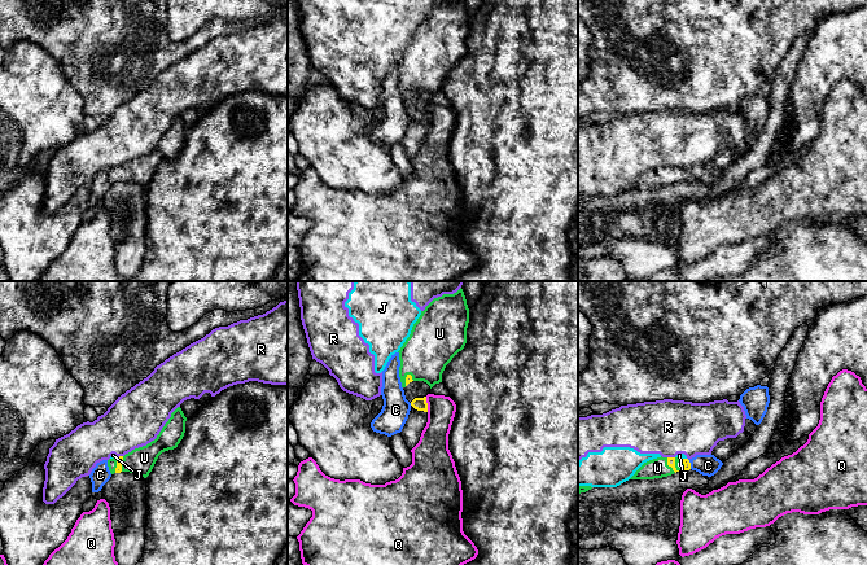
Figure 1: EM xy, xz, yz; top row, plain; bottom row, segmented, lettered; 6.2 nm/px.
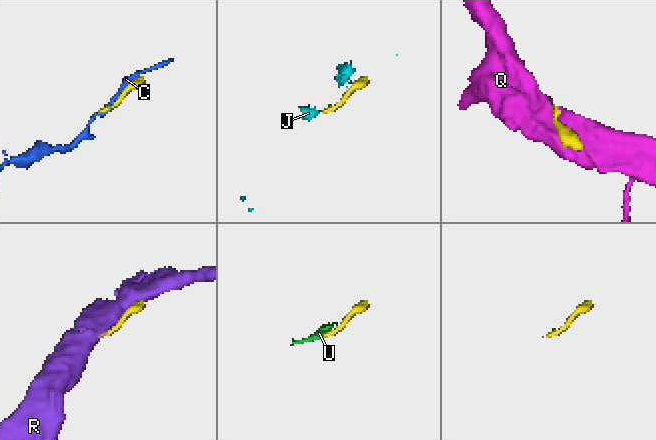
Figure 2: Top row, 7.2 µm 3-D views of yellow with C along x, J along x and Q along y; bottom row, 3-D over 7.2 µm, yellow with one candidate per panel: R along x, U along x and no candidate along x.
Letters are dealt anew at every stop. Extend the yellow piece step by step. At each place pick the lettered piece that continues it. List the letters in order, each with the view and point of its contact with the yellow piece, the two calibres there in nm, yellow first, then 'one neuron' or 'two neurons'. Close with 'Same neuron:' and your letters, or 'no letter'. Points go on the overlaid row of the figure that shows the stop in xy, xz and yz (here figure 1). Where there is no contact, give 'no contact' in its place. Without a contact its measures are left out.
C: meets yellow in yz at (690, 464); 50 nm thick on the yellow side, 130 nm on the other; two neurons
J: meets yellow in yz at (683, 459); 50 nm thick on the yellow side, 30 nm on the other; two neurons
Q: meets yellow in xz at (427, 404); 80 nm thick on the yellow side, 180 nm on the other; two neurons
R: meets yellow in yz at (671, 458); 50 nm thick on the yellow side, 340 nm on the other; two neurons
U: meets yellow in yz at (673, 468); 50 nm thick on the yellow side, 50 nm on the other; one neuron
Same neuron: U

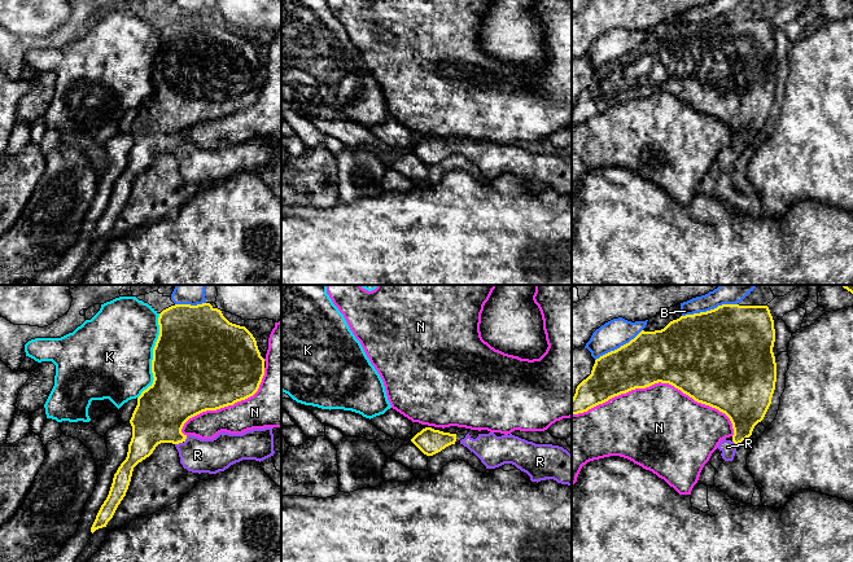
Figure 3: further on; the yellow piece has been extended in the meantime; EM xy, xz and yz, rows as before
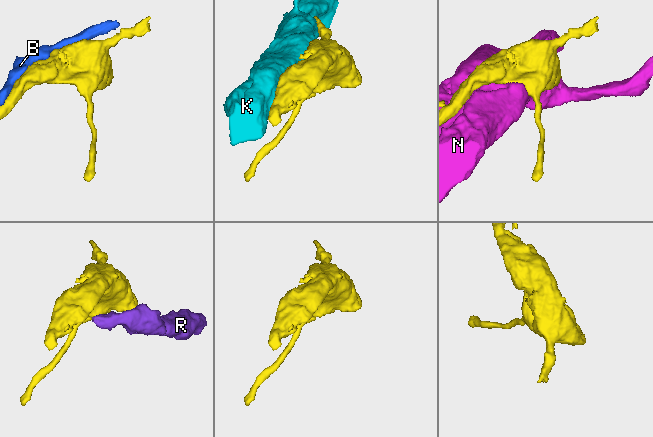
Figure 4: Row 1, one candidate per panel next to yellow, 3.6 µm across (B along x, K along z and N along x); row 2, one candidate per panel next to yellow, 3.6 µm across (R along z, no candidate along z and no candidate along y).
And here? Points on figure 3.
B: meets yellow in yz at (711, 310); 500 nm thick on the yellow side, 190 nm on the other; two neurons
K: meets yellow in xy at (153, 356); 500 nm thick on the yellow side, 480 nm on the other; two neurons
N: meets yellow in yz at (659, 381); 440 nm thick on the yellow side, 460 nm on the other; two neurons
R: meets yellow in xy at (178, 443); 320 nm thick on the yellow side, 220 nm on the other; one neuron
Same neuron: R

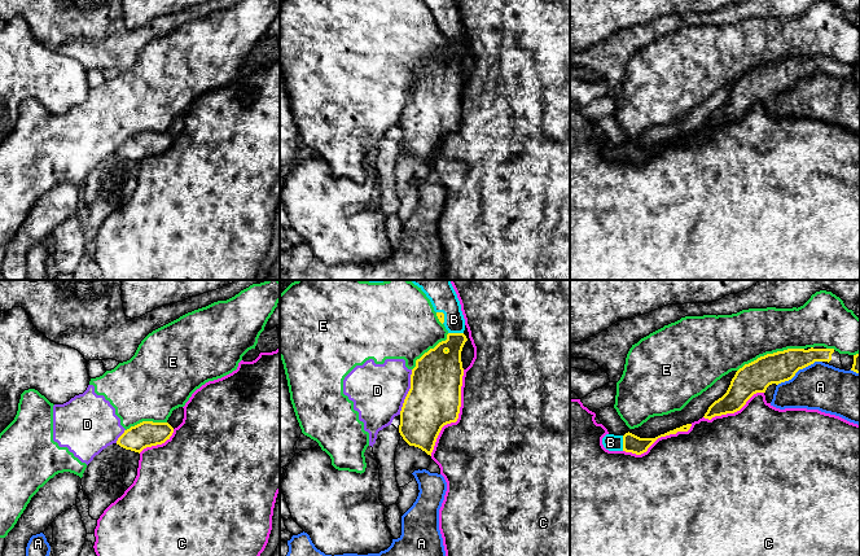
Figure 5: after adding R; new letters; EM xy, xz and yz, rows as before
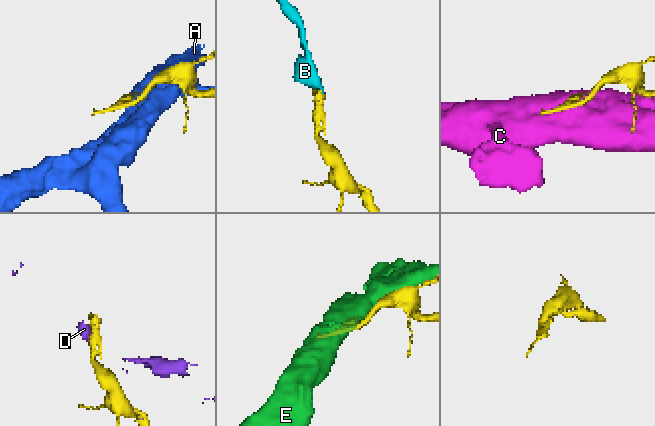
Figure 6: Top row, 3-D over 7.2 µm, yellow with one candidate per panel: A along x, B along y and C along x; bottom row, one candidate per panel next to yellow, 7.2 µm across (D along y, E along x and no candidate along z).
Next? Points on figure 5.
A: meets yellow in yz at (799, 368); 190 nm thick on the yellow side, 280 nm on the other; two neurons
B: meets yellow in xz at (456, 333); 260 nm thick on the yellow side, 160 nm on the other; one neuron
C: meets yellow in xz at (457, 416); 340 nm thick on the yellow side, 500 nm on the other; two neurons
D: meets yellow in xz at (408, 392); 340 nm thick on the yellow side, 340 nm on the other; two neurons
E: meets yellow in yz at (769, 354); 190 nm thick on the yellow side, 320 nm on the other; two neurons
Same neuron: B

